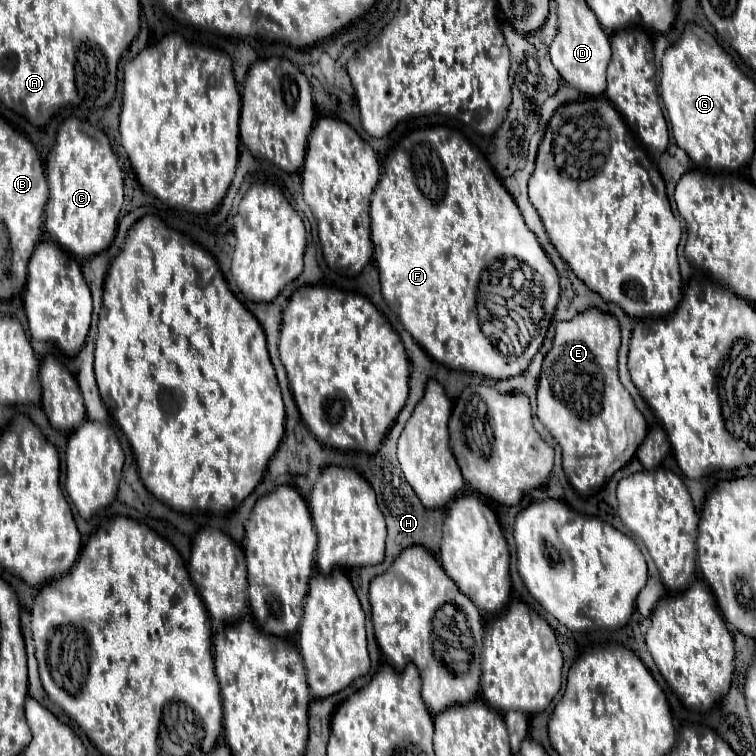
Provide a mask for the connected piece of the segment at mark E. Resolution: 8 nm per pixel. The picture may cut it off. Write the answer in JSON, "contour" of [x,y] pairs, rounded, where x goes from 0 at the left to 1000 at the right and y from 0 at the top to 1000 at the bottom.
{"contour":[[[778,409],[778,414],[767,414],[767,419],[735,427],[735,446],[730,462],[720,472],[712,501],[709,549],[728,570],[733,583],[743,591],[746,626],[770,657],[791,652],[799,639],[839,604],[841,594],[854,578],[854,557],[817,501],[817,459],[820,430],[815,419],[791,409]]]}

